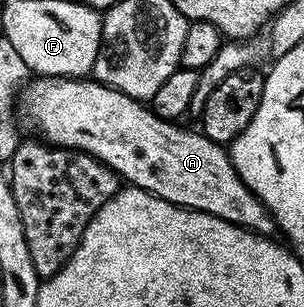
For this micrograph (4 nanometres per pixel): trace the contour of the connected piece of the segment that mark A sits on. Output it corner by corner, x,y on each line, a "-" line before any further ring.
37,76
27,82
18,105
21,110
24,108
25,119
40,132
37,134
48,144
63,149
77,149
96,157
103,165
111,167
116,176
129,186
145,189
175,205
226,219
226,223
251,229
262,237
272,237
277,232
276,220
260,202
258,195
254,195
254,191
250,191
250,187
242,183
238,171
234,171
229,150
221,142
210,140
203,132
183,129
183,124
175,121
163,121
152,113
145,102
131,98
120,89
82,77

